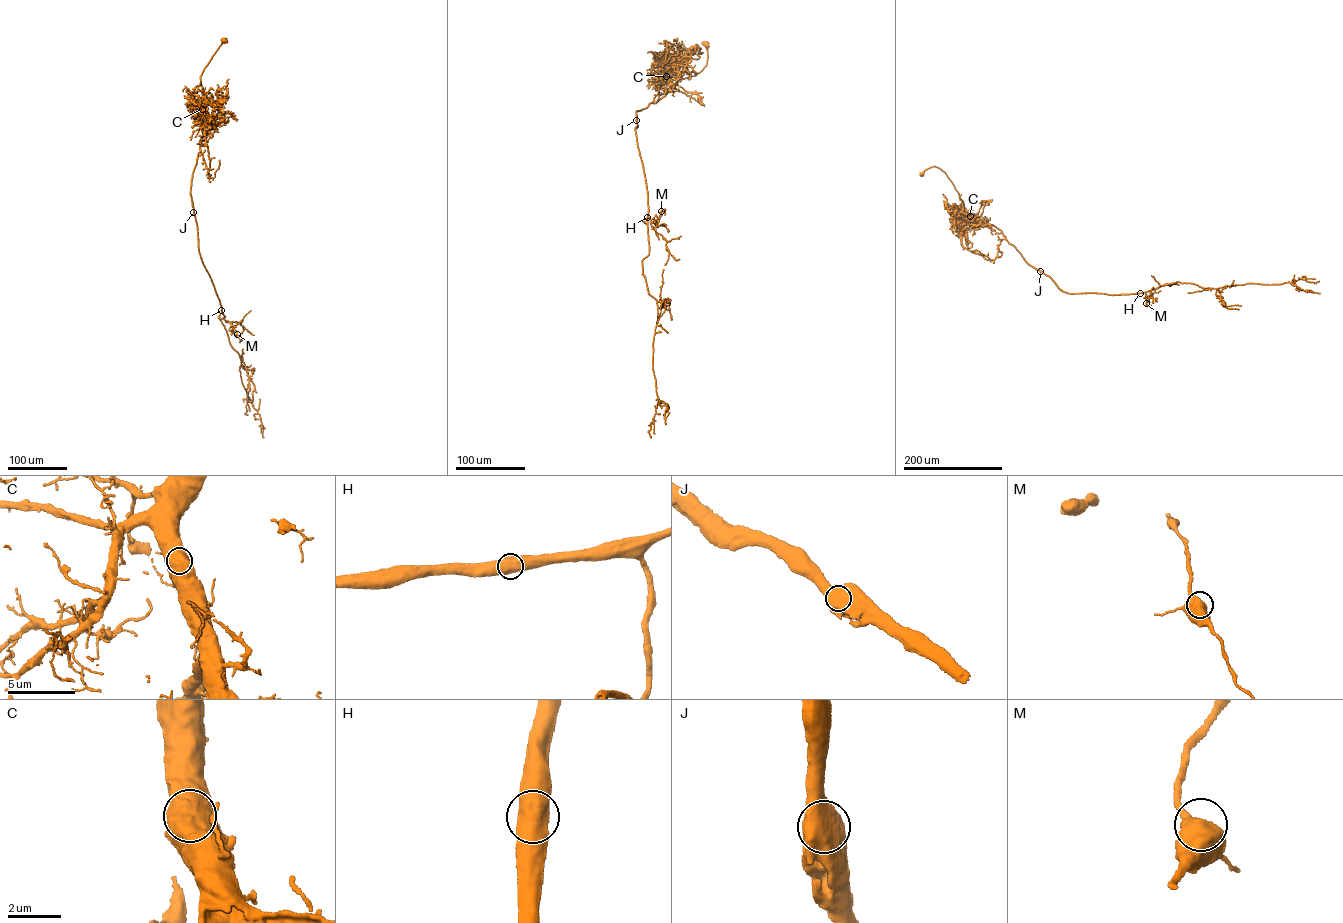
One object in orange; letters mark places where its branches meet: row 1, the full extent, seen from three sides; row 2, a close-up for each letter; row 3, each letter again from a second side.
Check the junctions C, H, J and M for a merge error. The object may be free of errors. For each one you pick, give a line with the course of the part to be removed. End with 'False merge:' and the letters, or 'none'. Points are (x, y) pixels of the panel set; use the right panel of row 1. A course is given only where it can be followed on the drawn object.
False merge: none

